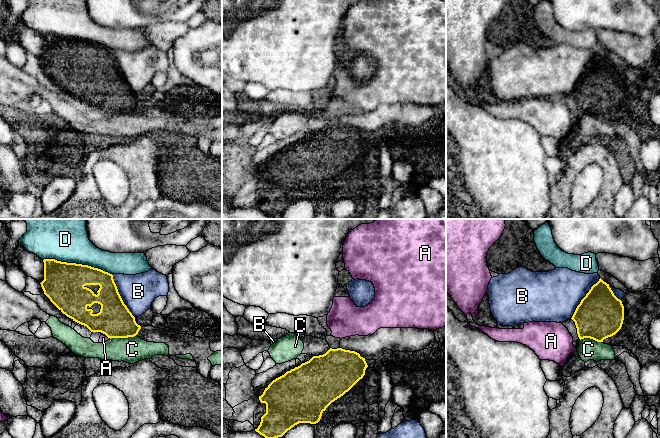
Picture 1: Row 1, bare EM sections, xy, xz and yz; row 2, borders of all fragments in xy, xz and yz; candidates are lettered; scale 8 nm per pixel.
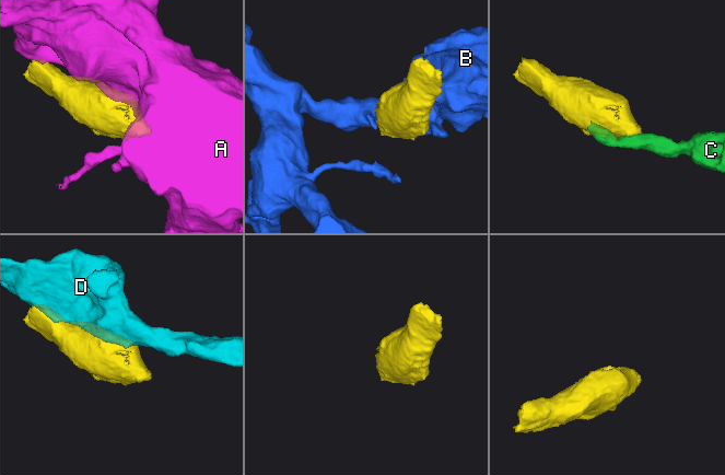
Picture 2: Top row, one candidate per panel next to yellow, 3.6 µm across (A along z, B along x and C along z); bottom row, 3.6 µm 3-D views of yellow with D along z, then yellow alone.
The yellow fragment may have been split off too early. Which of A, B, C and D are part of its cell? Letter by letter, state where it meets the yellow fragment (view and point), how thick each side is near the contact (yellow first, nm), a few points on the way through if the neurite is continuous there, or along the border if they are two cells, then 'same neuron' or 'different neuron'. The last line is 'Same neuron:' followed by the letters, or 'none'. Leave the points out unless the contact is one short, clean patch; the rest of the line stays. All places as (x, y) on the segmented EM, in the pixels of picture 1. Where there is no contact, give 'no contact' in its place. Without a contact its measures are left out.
A: xy (109, 337) | 280/50 nm | along xy (107, 336), (110, 338) | different neuron
B: xy (120, 296) | 280/280 nm | different neuron
C: xy (123, 337) | 280/200 nm | along xy (136, 334), (130, 337), (112, 337), (110, 339) | different neuron
D: xy (78, 264) | 320/380 nm | different neuron
Same neuron: none

